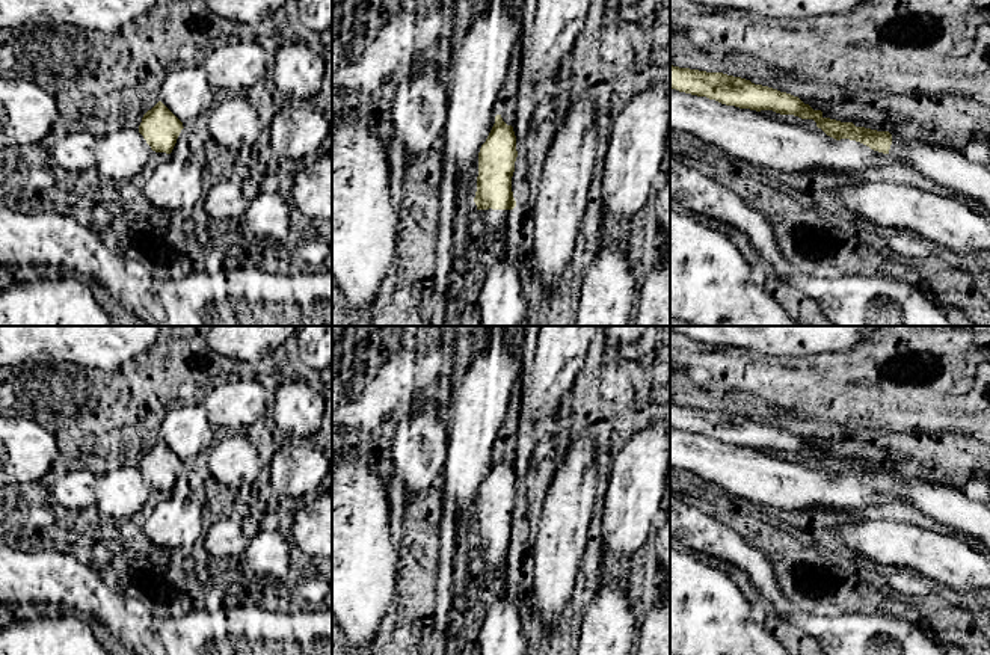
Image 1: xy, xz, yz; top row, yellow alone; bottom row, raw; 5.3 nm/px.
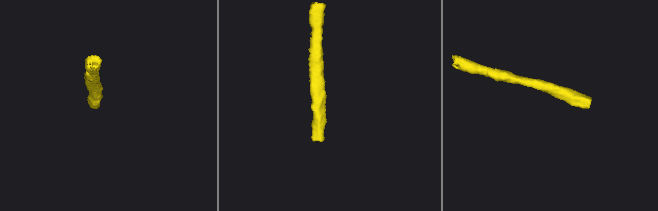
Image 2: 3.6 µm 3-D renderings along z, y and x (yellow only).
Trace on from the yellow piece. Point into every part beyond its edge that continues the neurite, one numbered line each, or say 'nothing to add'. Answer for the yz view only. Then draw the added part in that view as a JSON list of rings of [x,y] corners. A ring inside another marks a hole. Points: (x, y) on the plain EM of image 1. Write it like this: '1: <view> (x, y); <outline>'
1: yz (948, 506); [[[892,472],[889,500],[904,497],[928,518],[975,537],[990,549],[990,506],[948,484]]]

